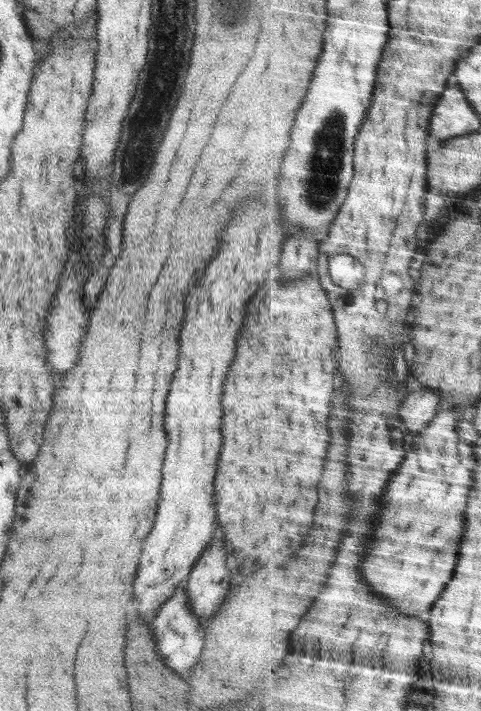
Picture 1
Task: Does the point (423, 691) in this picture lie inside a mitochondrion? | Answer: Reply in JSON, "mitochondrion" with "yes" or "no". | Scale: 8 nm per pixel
{"mitochondrion":"no"}

